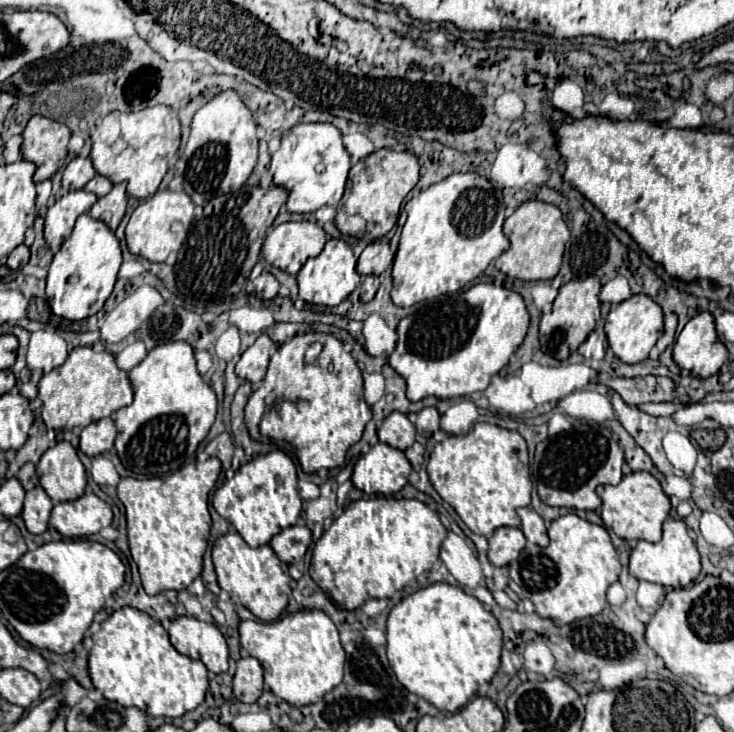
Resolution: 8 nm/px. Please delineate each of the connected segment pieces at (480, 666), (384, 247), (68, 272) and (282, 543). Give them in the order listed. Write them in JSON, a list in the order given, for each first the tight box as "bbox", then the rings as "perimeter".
[{"bbox":[386,583,502,711],"perimeter":[[[432,583],[428,587],[418,589],[416,593],[404,597],[398,605],[392,607],[386,623],[386,639],[388,639],[388,661],[396,675],[396,679],[418,697],[430,701],[440,711],[458,711],[462,709],[480,685],[490,683],[496,669],[500,667],[500,649],[502,649],[502,631],[498,621],[484,605],[466,595],[460,587],[450,583]]]},{"bbox":[358,243,392,275],"perimeter":[[[370,243],[360,259],[358,259],[358,271],[362,275],[380,275],[382,271],[386,271],[388,267],[392,267],[392,251],[390,251],[390,245],[388,243]]]},{"bbox":[46,213,122,321],"perimeter":[[[88,213],[80,215],[72,235],[62,243],[48,267],[46,301],[52,313],[70,321],[82,321],[96,315],[114,289],[120,265],[122,251],[116,235],[106,223],[92,219]]]},{"bbox":[270,525,312,565],"perimeter":[[[292,525],[274,535],[270,547],[284,563],[296,565],[304,559],[310,543],[312,543],[312,531],[306,525]]]}]

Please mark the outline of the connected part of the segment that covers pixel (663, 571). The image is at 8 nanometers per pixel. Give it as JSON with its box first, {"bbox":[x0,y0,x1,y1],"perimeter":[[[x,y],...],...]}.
{"bbox":[630,517,700,587],"perimeter":[[[668,517],[664,521],[664,535],[658,543],[638,541],[638,545],[630,553],[630,573],[636,579],[644,579],[650,583],[658,583],[664,587],[688,587],[700,575],[700,555],[696,543],[688,535],[688,527],[682,519]]]}

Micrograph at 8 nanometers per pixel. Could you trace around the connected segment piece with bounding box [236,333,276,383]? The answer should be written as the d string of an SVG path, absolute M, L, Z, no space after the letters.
M262 333L240 357L240 361L236 363L236 375L250 381L250 383L260 383L262 377L266 375L266 367L270 361L270 355L274 353L276 345L272 343L272 339Z

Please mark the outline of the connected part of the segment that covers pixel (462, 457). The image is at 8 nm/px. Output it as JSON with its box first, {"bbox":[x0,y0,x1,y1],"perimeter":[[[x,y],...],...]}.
{"bbox":[428,423,530,535],"perimeter":[[[476,423],[466,435],[450,435],[440,441],[428,459],[428,477],[438,495],[454,507],[460,519],[476,533],[490,535],[498,527],[520,527],[520,519],[516,515],[518,507],[530,505],[530,467],[528,467],[528,447],[524,437],[518,431],[508,431],[492,423]]]}

